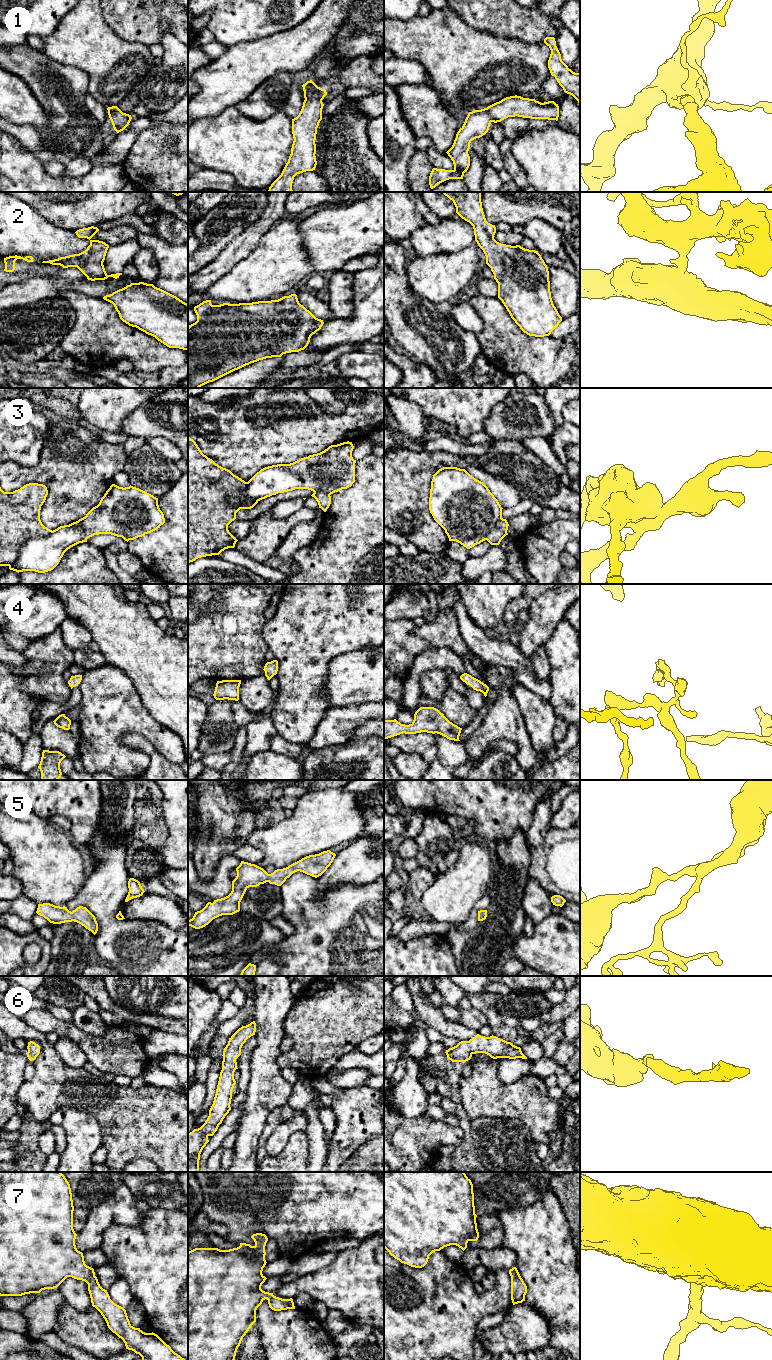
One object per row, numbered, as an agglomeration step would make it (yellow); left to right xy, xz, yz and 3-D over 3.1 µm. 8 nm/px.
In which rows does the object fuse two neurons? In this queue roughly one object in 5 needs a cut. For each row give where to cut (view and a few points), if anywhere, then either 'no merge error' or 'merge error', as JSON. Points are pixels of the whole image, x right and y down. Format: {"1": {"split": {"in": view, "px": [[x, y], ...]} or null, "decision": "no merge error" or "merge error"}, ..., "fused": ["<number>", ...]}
{"1": {"split": null, "decision": "no merge error"}, "2": {"split": null, "decision": "no merge error"}, "3": {"split": {"in": "xz", "px": [[227, 497], [232, 504], [249, 499], [257, 501]]}, "decision": "merge error"}, "4": {"split": null, "decision": "no merge error"}, "5": {"split": null, "decision": "no merge error"}, "6": {"split": null, "decision": "no merge error"}, "7": {"split": null, "decision": "no merge error"}, "fused": ["3"]}

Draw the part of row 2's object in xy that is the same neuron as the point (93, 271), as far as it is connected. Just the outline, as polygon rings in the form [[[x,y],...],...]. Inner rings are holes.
[[[94,226],[77,230],[75,233],[79,238],[90,240],[90,245],[85,251],[42,263],[60,265],[63,268],[77,267],[91,281],[105,280],[108,277],[119,278],[122,273],[108,275],[105,271],[103,262],[109,245],[103,241],[91,239],[98,231],[99,229]]]

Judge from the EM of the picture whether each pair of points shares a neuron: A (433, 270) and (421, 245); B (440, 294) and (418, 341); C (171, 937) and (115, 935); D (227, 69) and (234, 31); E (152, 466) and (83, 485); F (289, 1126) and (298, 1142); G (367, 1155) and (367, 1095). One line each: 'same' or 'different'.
A: different
B: different
C: same
D: different
E: different
F: different
G: different

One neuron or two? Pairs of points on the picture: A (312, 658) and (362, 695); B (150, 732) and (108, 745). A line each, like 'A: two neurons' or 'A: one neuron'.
A: two neurons
B: one neuron

